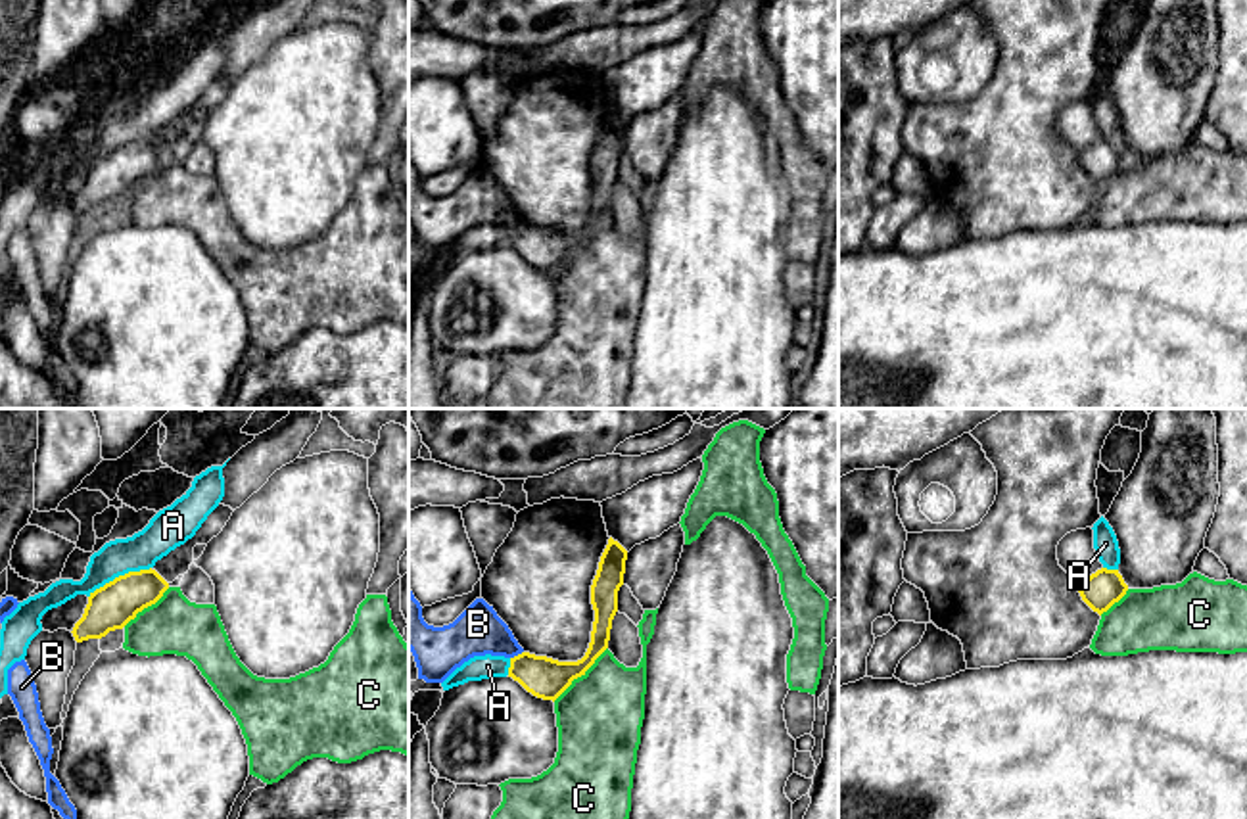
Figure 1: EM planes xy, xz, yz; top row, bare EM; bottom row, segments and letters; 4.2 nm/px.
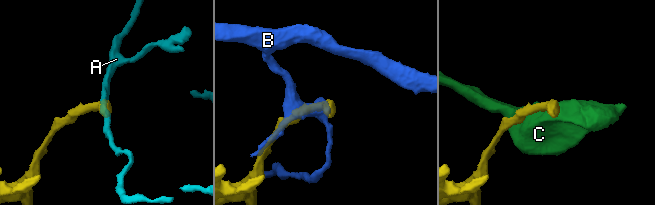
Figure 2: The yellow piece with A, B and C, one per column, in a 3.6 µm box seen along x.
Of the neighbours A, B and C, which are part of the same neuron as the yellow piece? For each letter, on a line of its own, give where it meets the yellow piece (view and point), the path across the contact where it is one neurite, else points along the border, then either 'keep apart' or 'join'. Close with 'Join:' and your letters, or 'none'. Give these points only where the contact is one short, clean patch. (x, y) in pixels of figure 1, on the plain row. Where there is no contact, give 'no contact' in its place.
A: meets yellow in xy at (119, 146); border along xy (150, 137), (119, 144), (89, 167); keep apart
B: meets yellow in xz at (518, 225); border along xz (522, 221), (511, 229); keep apart
C: meets yellow in xz at (580, 246); border along xz (607, 217), (553, 271); keep apart
Join: none

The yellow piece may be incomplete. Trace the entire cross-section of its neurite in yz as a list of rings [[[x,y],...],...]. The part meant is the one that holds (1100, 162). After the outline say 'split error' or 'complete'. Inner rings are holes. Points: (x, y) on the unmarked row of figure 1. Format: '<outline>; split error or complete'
[[[1101,138],[1078,152],[1082,171],[1099,186],[1118,173],[1128,161],[1118,140]]]; complete

